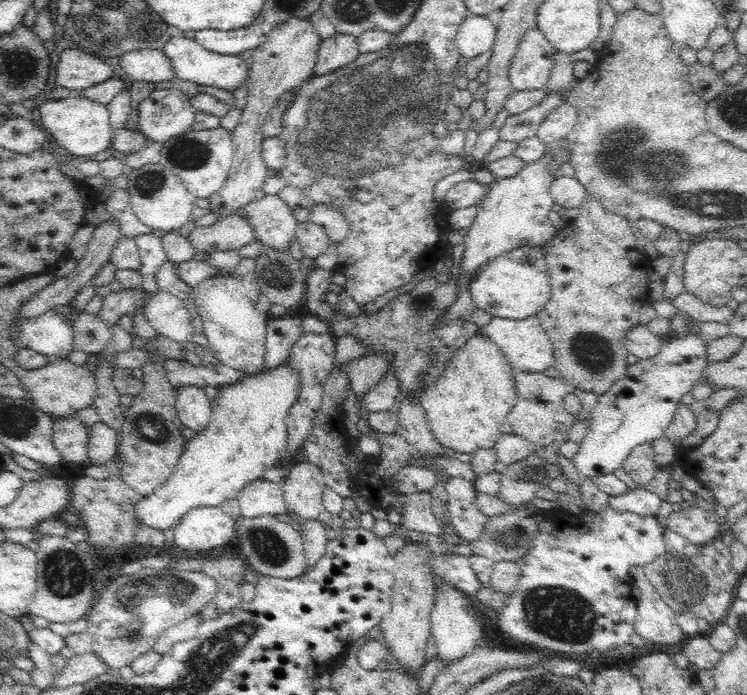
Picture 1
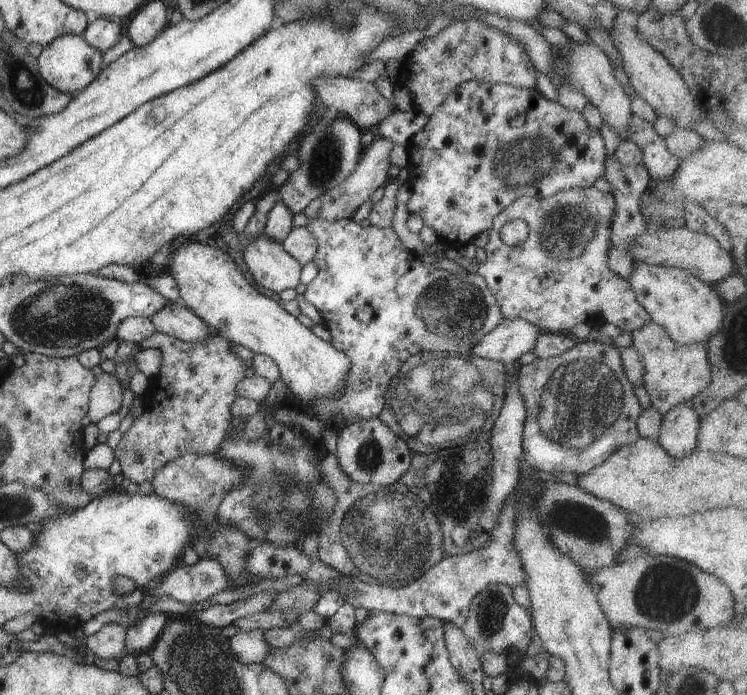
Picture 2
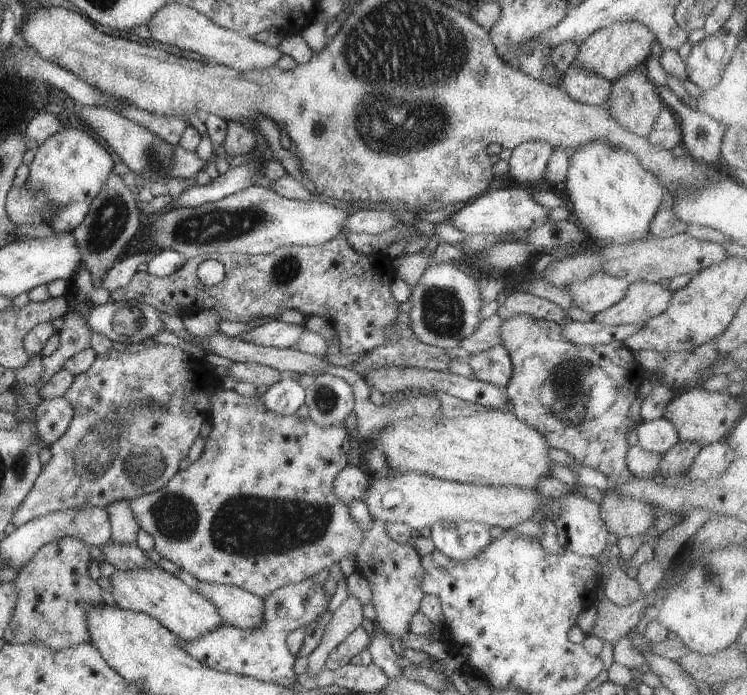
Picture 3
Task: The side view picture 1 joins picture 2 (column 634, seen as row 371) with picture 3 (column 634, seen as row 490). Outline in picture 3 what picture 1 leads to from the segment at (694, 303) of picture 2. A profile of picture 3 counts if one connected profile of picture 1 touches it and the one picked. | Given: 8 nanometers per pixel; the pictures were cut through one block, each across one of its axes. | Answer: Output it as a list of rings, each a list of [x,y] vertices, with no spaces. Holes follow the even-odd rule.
[[[606,139],[588,141],[570,154],[570,164],[562,188],[572,202],[573,219],[589,232],[593,243],[604,245],[650,237],[650,223],[662,200],[663,186],[657,176],[644,168],[633,152],[613,147]]]

